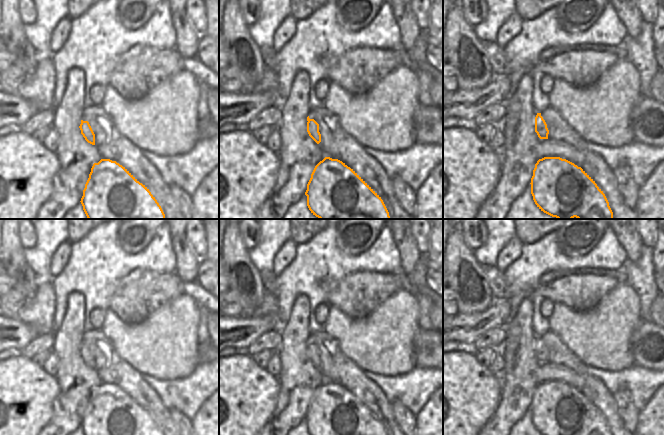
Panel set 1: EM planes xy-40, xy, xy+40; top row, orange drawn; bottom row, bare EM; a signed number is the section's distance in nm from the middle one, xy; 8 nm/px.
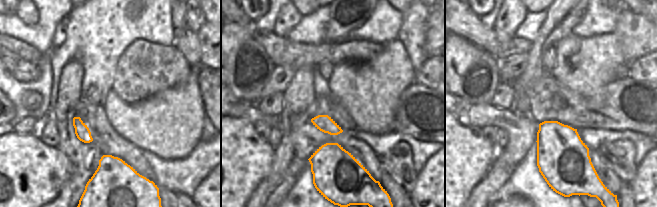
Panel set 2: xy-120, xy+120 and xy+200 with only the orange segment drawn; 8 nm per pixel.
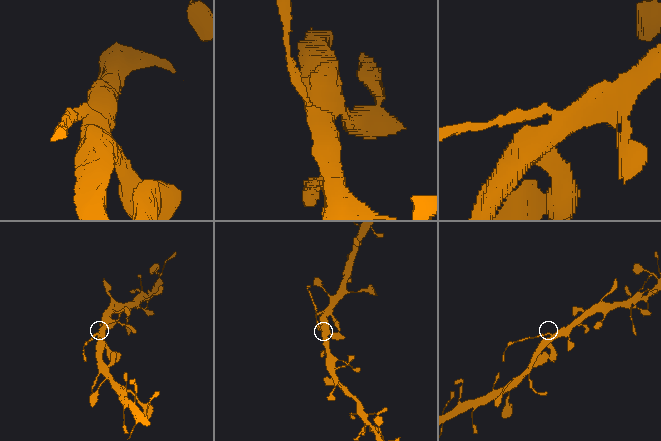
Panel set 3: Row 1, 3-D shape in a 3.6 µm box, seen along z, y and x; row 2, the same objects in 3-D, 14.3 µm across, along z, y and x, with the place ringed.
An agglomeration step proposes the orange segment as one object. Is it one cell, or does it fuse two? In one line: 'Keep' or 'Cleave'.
Cleave

